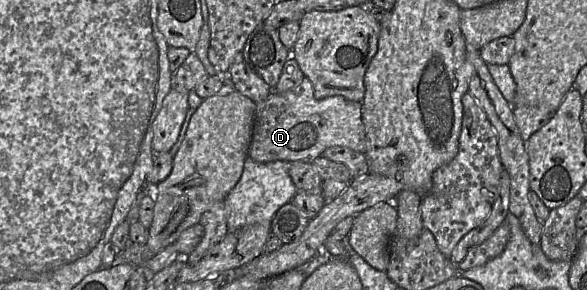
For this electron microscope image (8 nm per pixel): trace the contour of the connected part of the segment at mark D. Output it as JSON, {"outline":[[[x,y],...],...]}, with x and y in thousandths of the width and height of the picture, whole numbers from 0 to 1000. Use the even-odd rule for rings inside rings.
{"outline":[[[518,266],[503,303],[486,321],[468,321],[460,300],[460,328],[446,352],[434,355],[436,386],[422,538],[436,559],[516,555],[533,562],[550,524],[569,503],[584,503],[624,528],[624,462],[617,417],[617,352],[591,345],[583,331],[538,341],[530,279]]]}

